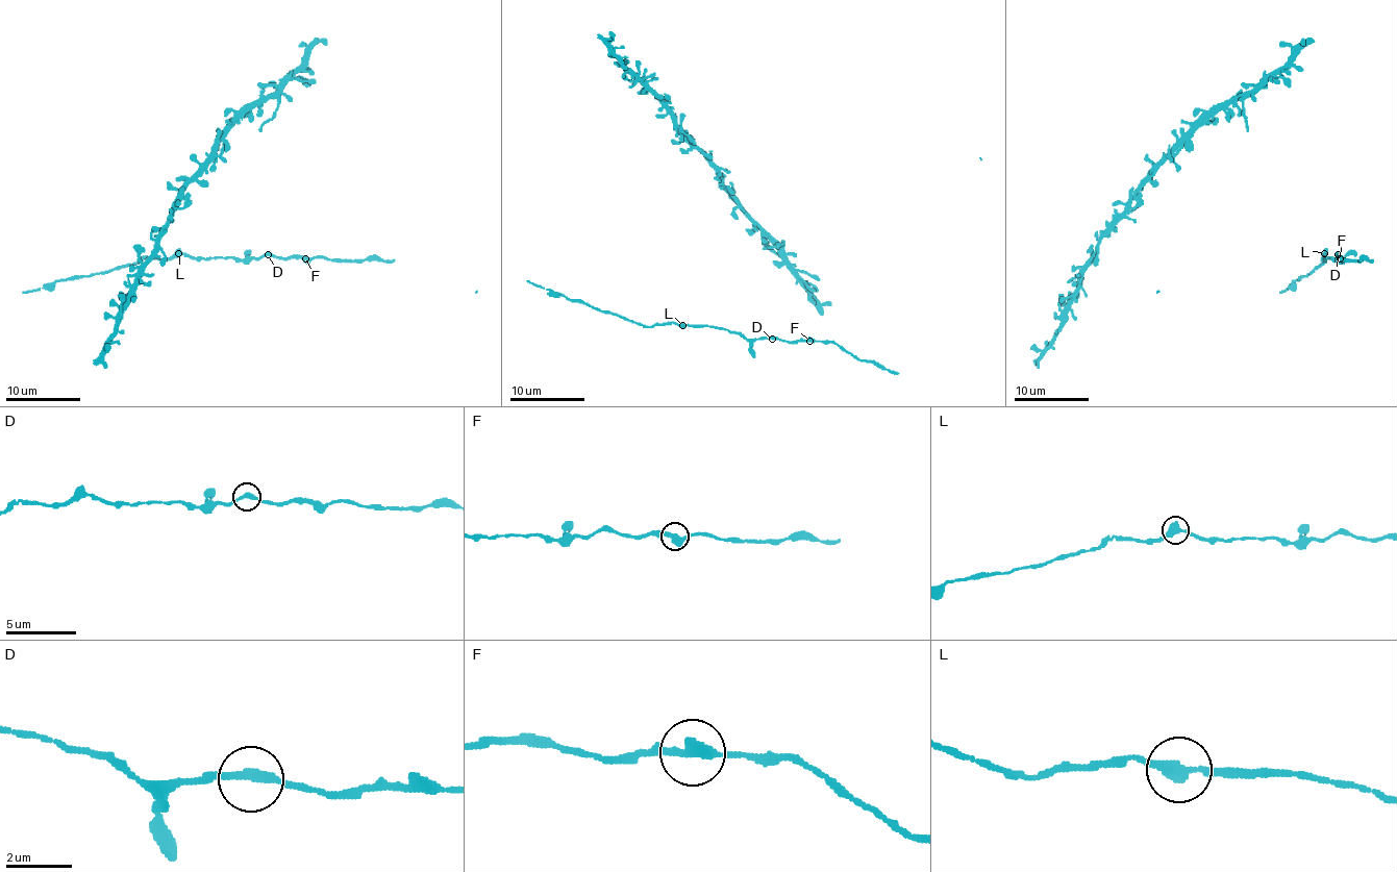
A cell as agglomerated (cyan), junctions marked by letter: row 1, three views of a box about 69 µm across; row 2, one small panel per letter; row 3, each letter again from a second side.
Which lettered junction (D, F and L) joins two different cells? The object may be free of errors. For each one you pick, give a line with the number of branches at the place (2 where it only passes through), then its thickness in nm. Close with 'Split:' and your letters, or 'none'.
Split: none

